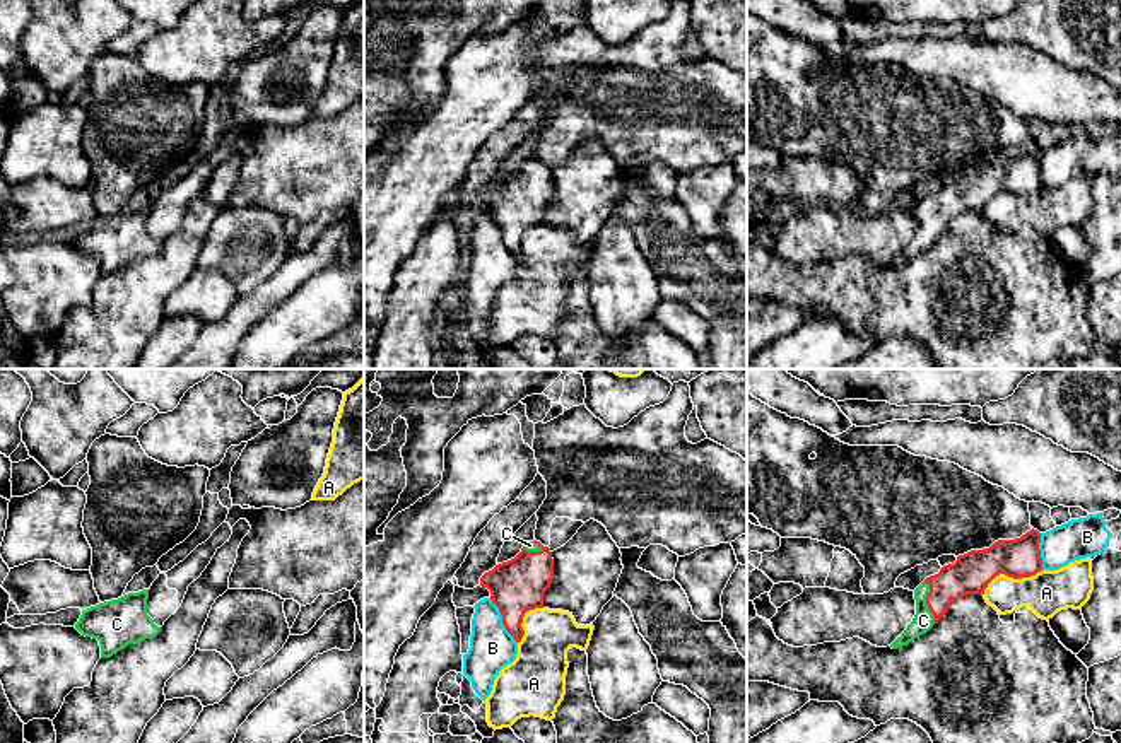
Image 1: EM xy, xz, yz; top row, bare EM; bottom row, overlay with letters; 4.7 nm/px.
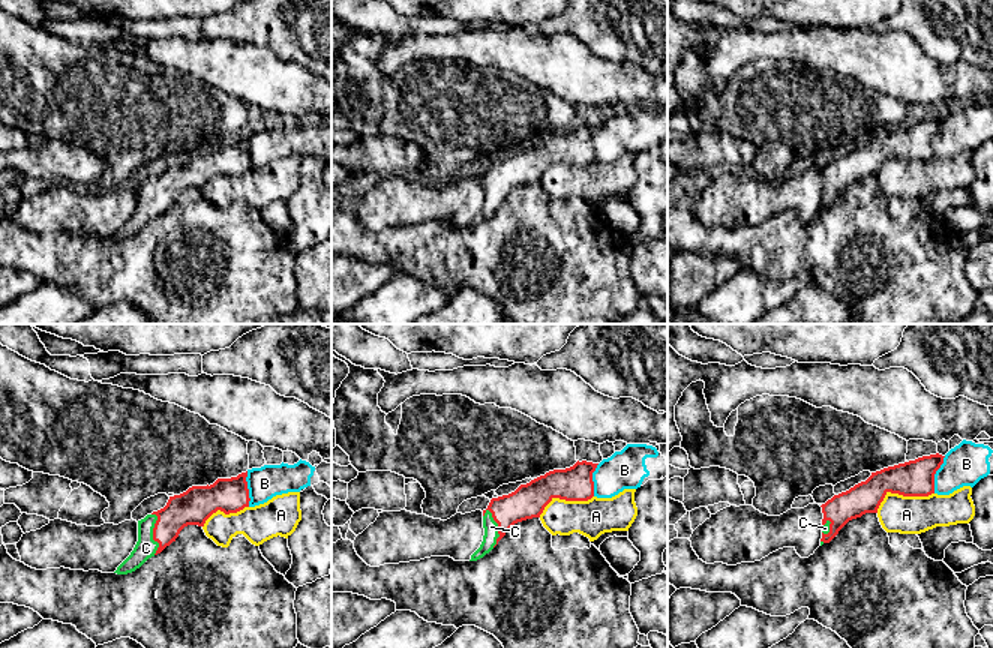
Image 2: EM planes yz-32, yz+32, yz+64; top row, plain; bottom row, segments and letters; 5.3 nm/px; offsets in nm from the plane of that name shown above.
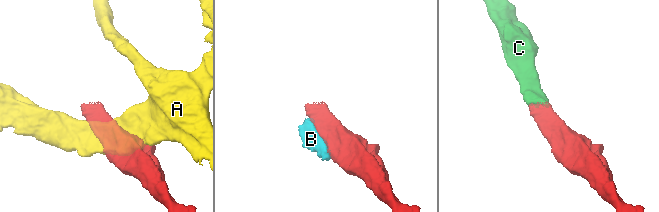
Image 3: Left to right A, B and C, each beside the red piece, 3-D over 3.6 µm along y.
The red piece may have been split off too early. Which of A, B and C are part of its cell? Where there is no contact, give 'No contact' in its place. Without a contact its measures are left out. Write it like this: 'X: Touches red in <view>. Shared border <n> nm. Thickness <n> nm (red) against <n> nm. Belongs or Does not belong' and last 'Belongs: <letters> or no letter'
A: Touches red in yz. Shared border 300 nm. Thickness 190 nm (red) against 200 nm. Does not belong
B: Touches red in xz. Shared border 260 nm. Thickness 260 nm (red) against 200 nm. Does not belong
C: Touches red in yz. Shared border 220 nm. Thickness 190 nm (red) against 100 nm. Belongs
Belongs: C

